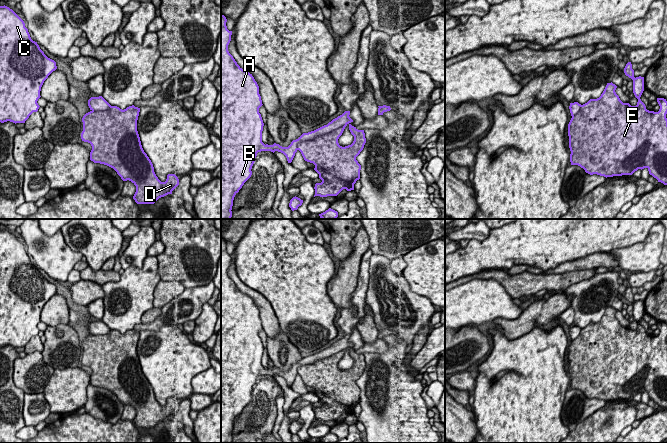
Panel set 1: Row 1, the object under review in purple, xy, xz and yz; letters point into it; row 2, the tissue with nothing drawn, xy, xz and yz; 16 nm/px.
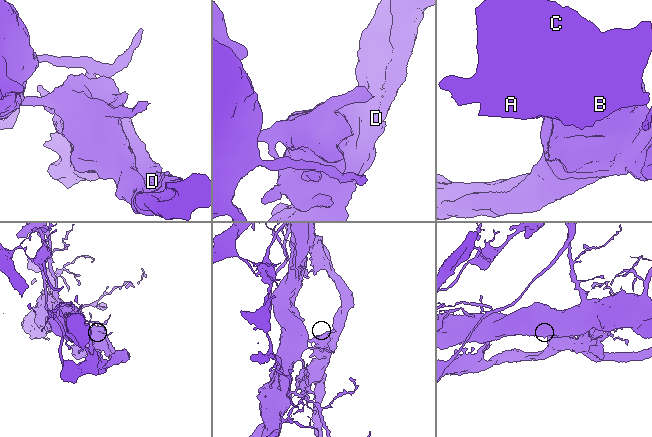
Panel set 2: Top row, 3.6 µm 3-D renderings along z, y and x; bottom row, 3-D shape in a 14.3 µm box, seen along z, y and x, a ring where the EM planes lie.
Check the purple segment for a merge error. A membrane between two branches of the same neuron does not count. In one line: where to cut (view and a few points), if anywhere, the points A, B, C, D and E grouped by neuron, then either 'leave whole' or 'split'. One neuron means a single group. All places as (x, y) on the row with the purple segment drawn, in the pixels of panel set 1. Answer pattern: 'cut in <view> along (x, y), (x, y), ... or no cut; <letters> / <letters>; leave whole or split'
no cut; A B C D E; leave whole

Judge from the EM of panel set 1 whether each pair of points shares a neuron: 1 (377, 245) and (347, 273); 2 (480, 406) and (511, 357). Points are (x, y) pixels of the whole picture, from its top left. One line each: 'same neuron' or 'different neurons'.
1: different neurons
2: same neuron

